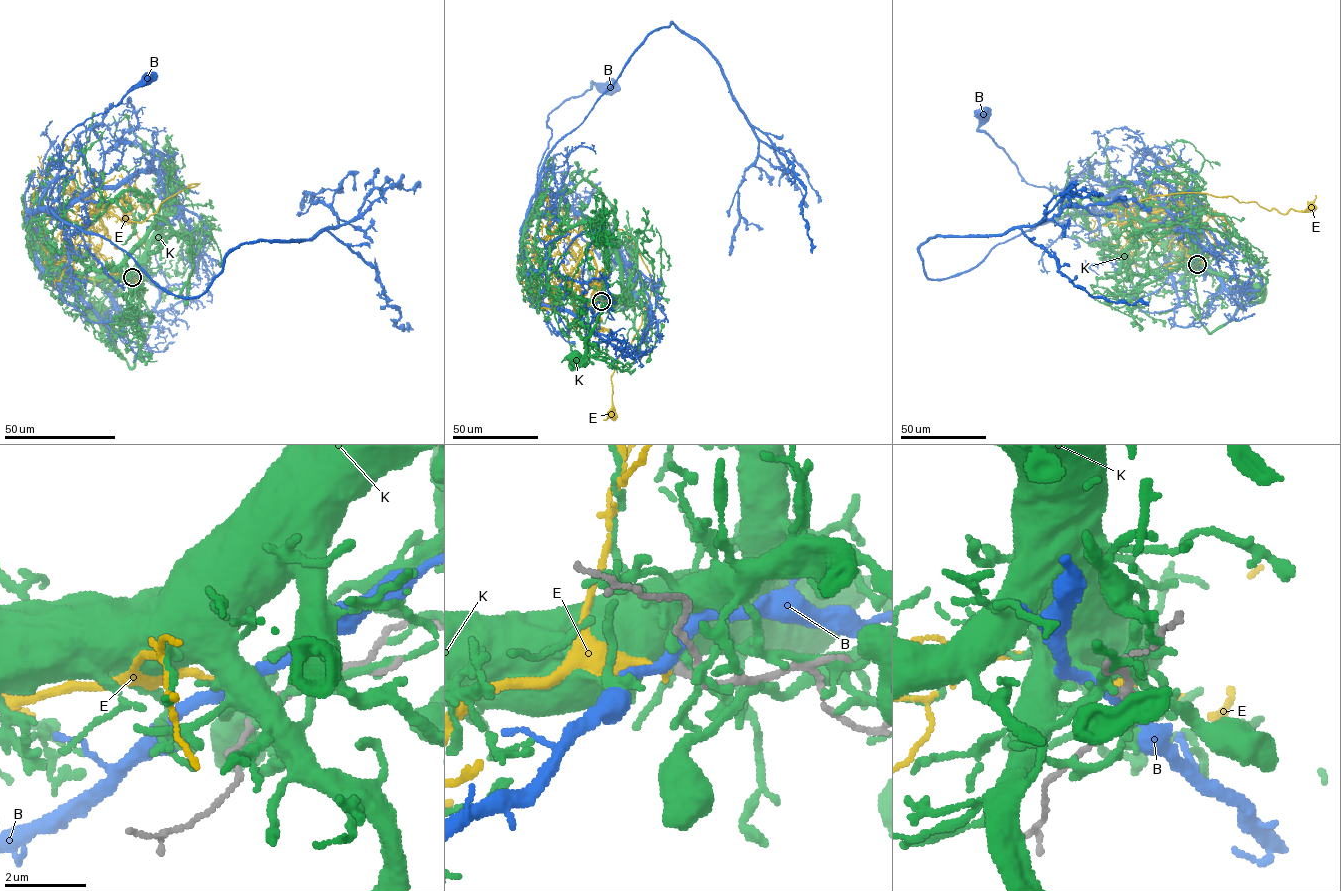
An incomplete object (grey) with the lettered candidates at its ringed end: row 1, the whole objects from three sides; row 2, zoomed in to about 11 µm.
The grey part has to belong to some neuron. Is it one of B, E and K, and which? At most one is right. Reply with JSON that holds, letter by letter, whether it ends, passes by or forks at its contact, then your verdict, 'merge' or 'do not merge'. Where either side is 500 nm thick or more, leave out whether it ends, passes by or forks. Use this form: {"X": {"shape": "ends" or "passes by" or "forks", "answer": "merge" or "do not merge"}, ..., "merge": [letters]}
{"B": {"shape": "passes by", "answer": "do not merge"}, "E": {"shape": "ends", "answer": "merge"}, "K": {"shape": "passes by", "answer": "do not merge"}, "merge": ["E"]}

